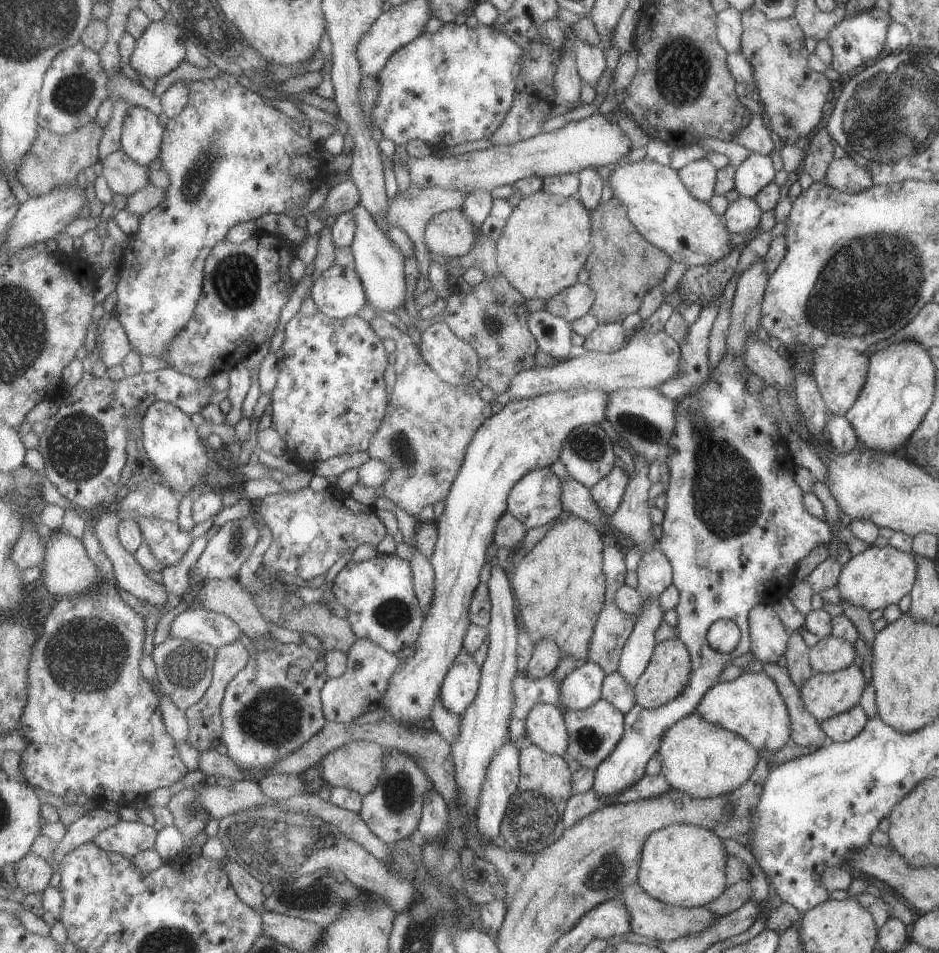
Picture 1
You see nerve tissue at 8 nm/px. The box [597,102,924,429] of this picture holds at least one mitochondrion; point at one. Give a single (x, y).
(831, 307)

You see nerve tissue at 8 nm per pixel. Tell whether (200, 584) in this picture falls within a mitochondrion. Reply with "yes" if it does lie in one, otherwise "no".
no

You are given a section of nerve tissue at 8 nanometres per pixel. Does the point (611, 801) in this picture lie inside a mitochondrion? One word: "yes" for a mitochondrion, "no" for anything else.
no

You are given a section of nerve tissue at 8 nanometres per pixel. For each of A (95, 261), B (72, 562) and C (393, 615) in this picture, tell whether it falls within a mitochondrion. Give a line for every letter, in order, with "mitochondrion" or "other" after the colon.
A: other
B: other
C: mitochondrion

